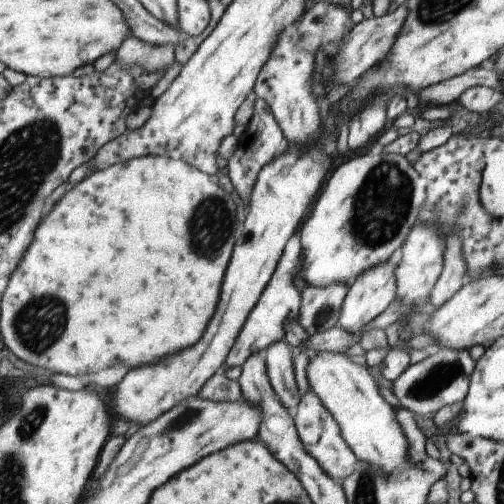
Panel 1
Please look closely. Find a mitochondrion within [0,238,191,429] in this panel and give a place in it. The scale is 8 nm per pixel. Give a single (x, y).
(38, 323)

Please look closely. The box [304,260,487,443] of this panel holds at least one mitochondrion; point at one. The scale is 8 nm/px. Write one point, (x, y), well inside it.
(431, 385)

